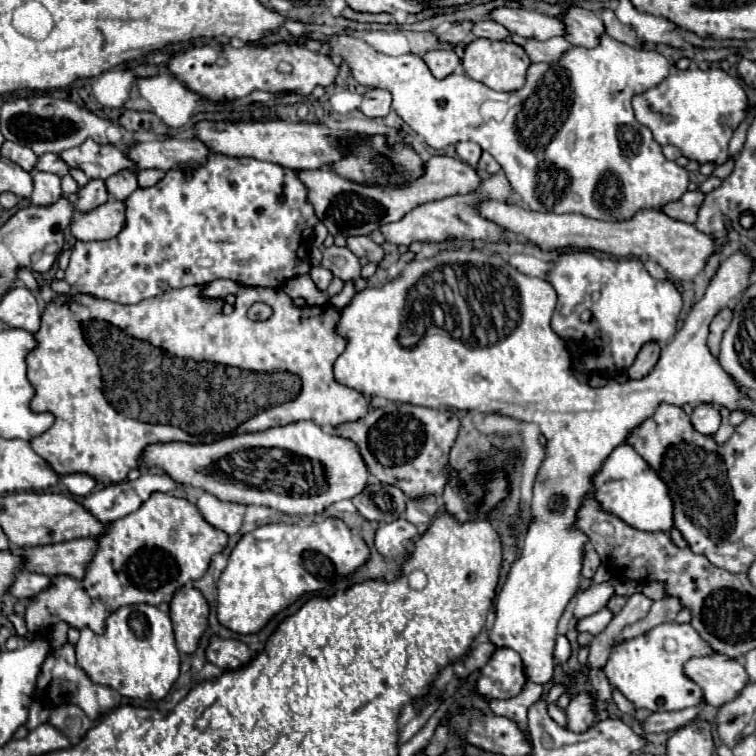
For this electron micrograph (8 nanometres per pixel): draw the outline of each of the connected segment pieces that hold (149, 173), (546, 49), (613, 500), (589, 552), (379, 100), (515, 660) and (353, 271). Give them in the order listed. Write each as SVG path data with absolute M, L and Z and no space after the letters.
M159 169L139 171L139 187L141 187L141 189L153 187L153 185L157 185L157 183L159 183L163 177L165 177L165 173L163 173L163 171L159 171Z
M551 37L551 41L527 41L525 51L533 63L555 63L571 47L565 37Z
M623 443L611 451L597 475L591 479L593 497L599 507L607 513L617 515L627 525L641 531L669 531L673 527L673 505L667 493L667 485L657 477L657 473L639 457L631 445Z
M587 545L585 547L585 553L583 553L583 569L581 569L583 577L589 577L591 579L595 575L595 571L597 571L599 565L601 565L599 555L595 553L595 549L591 549L591 545Z
M369 89L363 95L359 111L365 117L387 117L391 111L391 93L385 89Z
M503 647L495 649L487 665L481 667L481 677L477 679L475 687L483 697L505 699L521 693L525 683L527 677L519 653Z
M333 245L333 247L323 249L321 265L343 281L355 281L355 279L359 279L359 273L361 273L359 259L347 247Z

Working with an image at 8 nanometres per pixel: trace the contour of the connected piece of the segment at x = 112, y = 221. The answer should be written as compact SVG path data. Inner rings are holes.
M107 201L91 213L75 215L71 233L79 241L107 241L121 233L125 227L125 205L123 201Z

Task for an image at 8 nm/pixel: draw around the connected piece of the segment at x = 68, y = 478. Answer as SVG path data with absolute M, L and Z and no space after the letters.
M81 473L63 475L63 477L61 477L61 483L65 483L65 485L69 487L69 491L71 491L73 495L77 495L77 497L89 495L89 493L95 489L95 485L97 485L97 481L95 481L93 477L87 477L87 475L81 475Z

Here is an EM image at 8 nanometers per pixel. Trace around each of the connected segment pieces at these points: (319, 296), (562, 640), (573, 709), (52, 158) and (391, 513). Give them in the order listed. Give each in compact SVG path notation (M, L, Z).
M299 275L299 277L293 277L291 281L287 281L287 283L283 285L283 291L285 291L291 299L303 297L309 305L327 303L327 295L315 287L315 283L309 275Z
M557 637L557 645L555 645L555 659L557 663L565 665L569 661L569 655L571 655L571 645L567 641L567 637Z
M587 691L577 693L565 709L567 727L575 733L587 731L595 723L595 697Z
M45 153L43 157L39 157L35 169L37 169L37 171L49 171L49 173L55 173L55 175L59 175L59 177L69 175L69 167L67 167L65 161L63 161L59 155L55 155L55 153Z
M371 483L363 493L359 493L359 497L353 497L353 503L365 519L391 523L405 513L407 495L399 487L381 485L377 489L377 485Z

